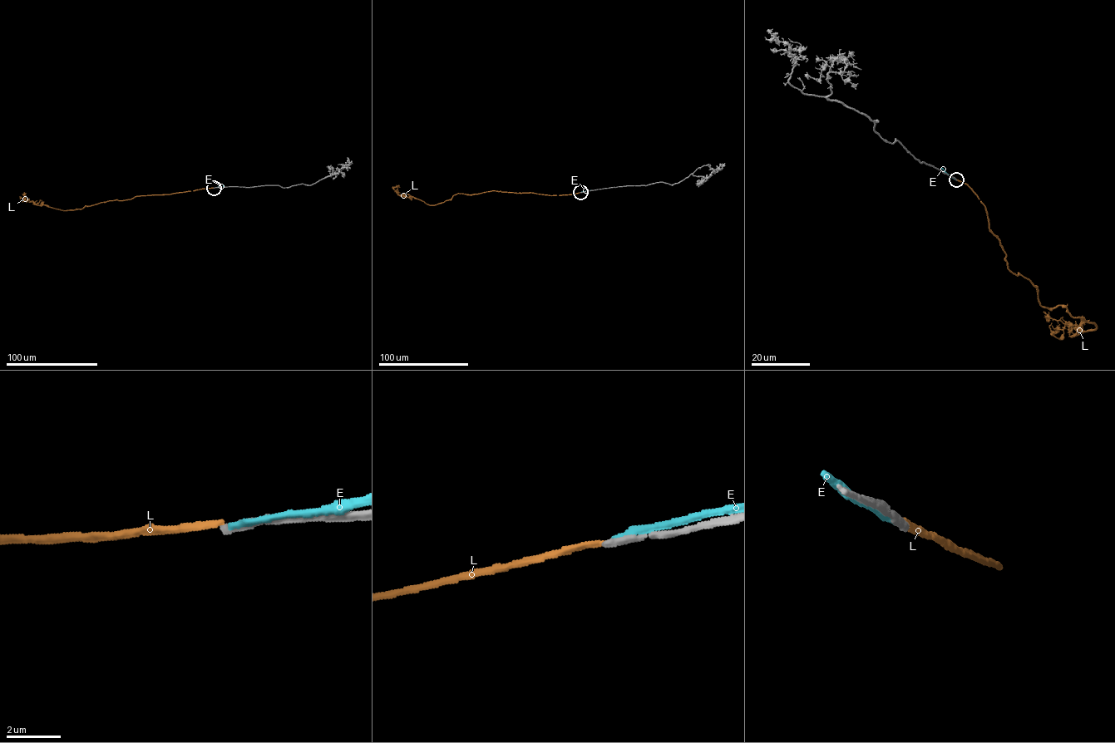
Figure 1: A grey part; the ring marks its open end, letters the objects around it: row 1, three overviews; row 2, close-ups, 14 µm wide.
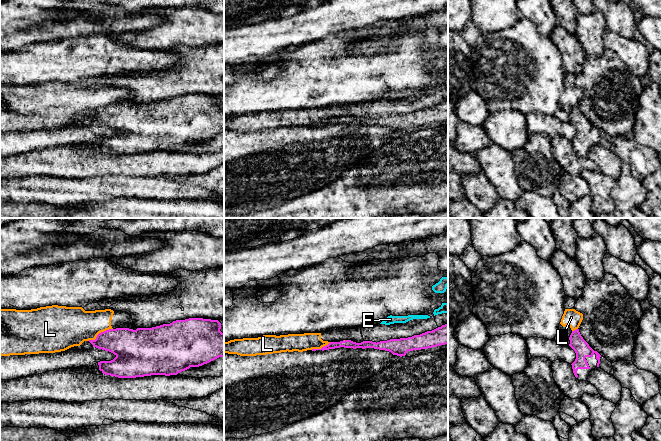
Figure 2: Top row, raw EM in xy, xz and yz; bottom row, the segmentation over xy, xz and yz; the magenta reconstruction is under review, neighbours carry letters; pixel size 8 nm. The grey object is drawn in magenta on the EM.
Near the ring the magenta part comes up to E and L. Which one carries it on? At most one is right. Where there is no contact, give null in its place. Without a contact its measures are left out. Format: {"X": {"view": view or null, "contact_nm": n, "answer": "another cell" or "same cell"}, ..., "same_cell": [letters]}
{"E": {"view": null, "answer": "another cell"}, "L": {"view": "xy", "contact_nm": 220, "answer": "another cell"}, "same_cell": []}

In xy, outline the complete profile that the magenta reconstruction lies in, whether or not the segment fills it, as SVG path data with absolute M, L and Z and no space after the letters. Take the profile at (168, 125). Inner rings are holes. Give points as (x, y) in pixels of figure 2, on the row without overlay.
M189 94L176 96L170 100L163 100L152 104L109 105L97 111L95 116L84 117L80 122L74 122L67 126L91 126L93 123L109 127L116 133L111 137L100 137L87 143L96 151L110 151L118 154L136 154L151 151L177 151L190 143L199 143L219 133L224 133L224 109L220 107L221 99L218 96Z

